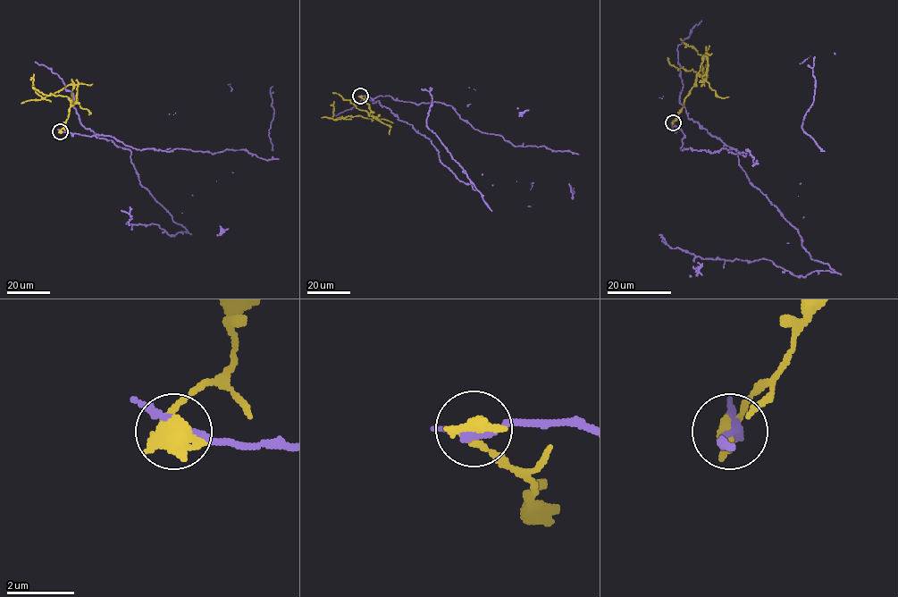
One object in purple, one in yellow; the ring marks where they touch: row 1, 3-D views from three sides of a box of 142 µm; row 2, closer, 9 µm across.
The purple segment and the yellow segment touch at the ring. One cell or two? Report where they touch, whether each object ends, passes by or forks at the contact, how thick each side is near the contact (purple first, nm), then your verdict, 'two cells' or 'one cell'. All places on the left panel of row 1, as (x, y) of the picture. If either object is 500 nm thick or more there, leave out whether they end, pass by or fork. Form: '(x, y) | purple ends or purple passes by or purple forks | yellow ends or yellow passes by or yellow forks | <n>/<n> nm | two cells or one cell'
(60, 131) | 280/600 nm | two cells

